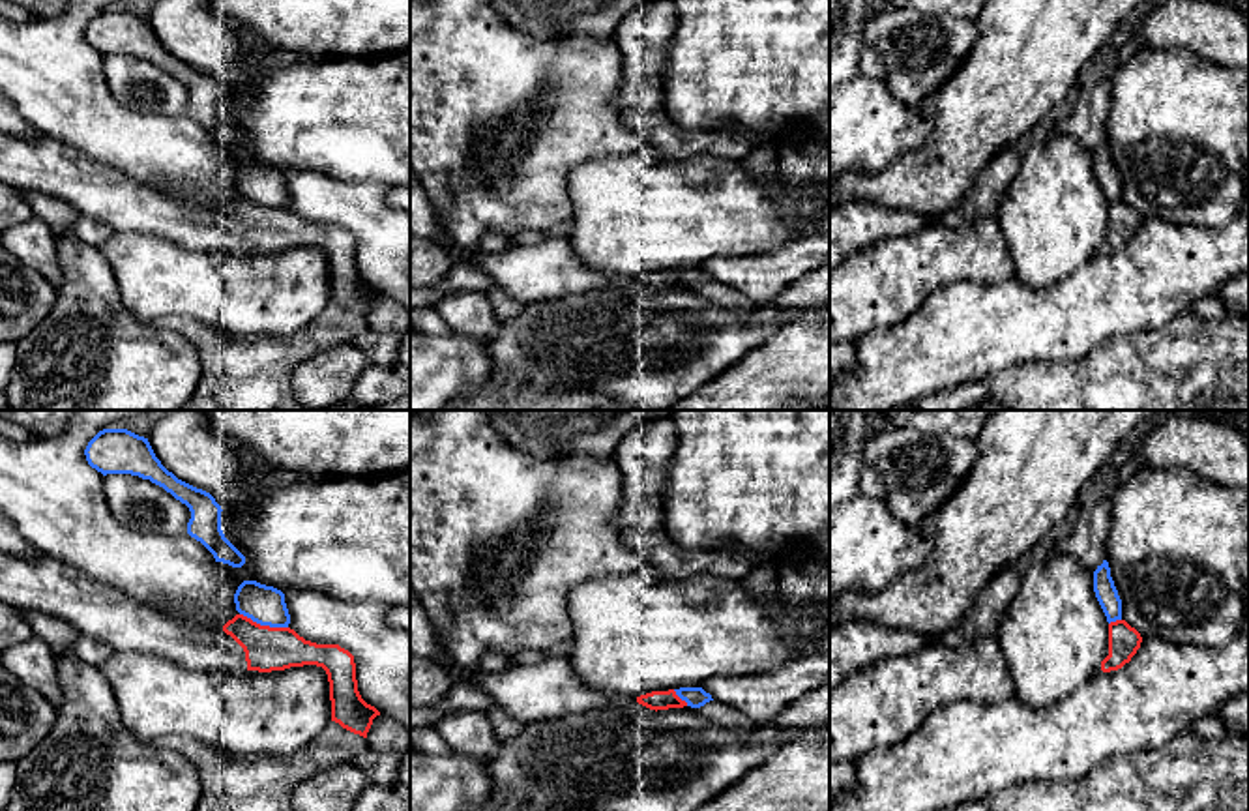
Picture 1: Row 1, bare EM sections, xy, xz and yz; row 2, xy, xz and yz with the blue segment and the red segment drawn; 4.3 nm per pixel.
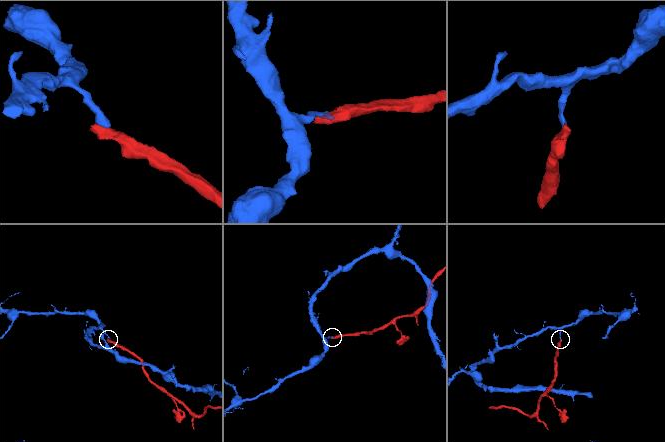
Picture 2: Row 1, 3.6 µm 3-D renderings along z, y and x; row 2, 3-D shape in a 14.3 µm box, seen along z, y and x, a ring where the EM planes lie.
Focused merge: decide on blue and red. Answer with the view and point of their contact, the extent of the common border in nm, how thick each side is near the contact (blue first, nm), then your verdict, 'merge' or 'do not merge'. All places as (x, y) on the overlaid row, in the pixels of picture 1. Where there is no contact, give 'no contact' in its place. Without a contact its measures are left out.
meets blue in xy at (264, 624); contact 220 nm long; 160 nm thick on the blue side, 190 nm on the other; do not merge

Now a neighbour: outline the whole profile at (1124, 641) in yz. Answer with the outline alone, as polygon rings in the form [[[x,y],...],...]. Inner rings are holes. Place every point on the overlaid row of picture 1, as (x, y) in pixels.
[[[1125,620],[1109,624],[1109,656],[1101,661],[1101,671],[1110,672],[1122,669],[1140,648],[1142,637]]]

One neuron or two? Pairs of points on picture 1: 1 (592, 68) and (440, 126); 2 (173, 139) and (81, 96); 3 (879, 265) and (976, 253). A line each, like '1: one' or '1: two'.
1: one
2: one
3: one

